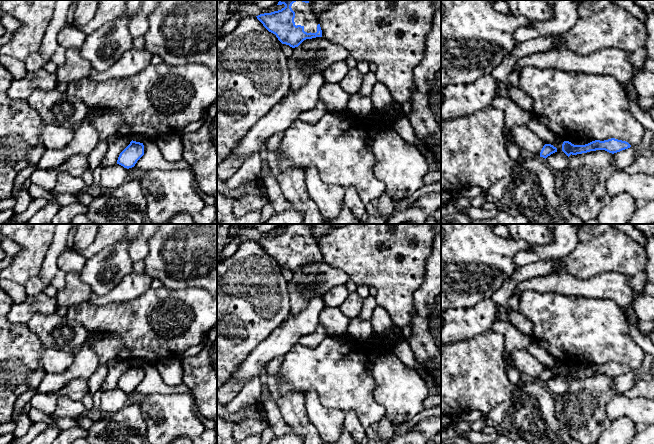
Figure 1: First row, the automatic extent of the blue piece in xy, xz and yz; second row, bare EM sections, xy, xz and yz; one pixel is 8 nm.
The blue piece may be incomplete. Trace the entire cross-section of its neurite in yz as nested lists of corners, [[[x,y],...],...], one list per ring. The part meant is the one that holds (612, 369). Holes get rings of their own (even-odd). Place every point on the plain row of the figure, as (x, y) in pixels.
[[[611,362],[604,365],[595,364],[585,369],[574,369],[569,365],[564,365],[562,375],[569,381],[571,378],[577,379],[596,374],[605,374],[614,378],[630,371],[631,369],[626,365]]]

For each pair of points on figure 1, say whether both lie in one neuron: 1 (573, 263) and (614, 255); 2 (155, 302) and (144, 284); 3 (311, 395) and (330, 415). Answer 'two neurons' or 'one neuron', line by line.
1: one neuron
2: two neurons
3: one neuron

